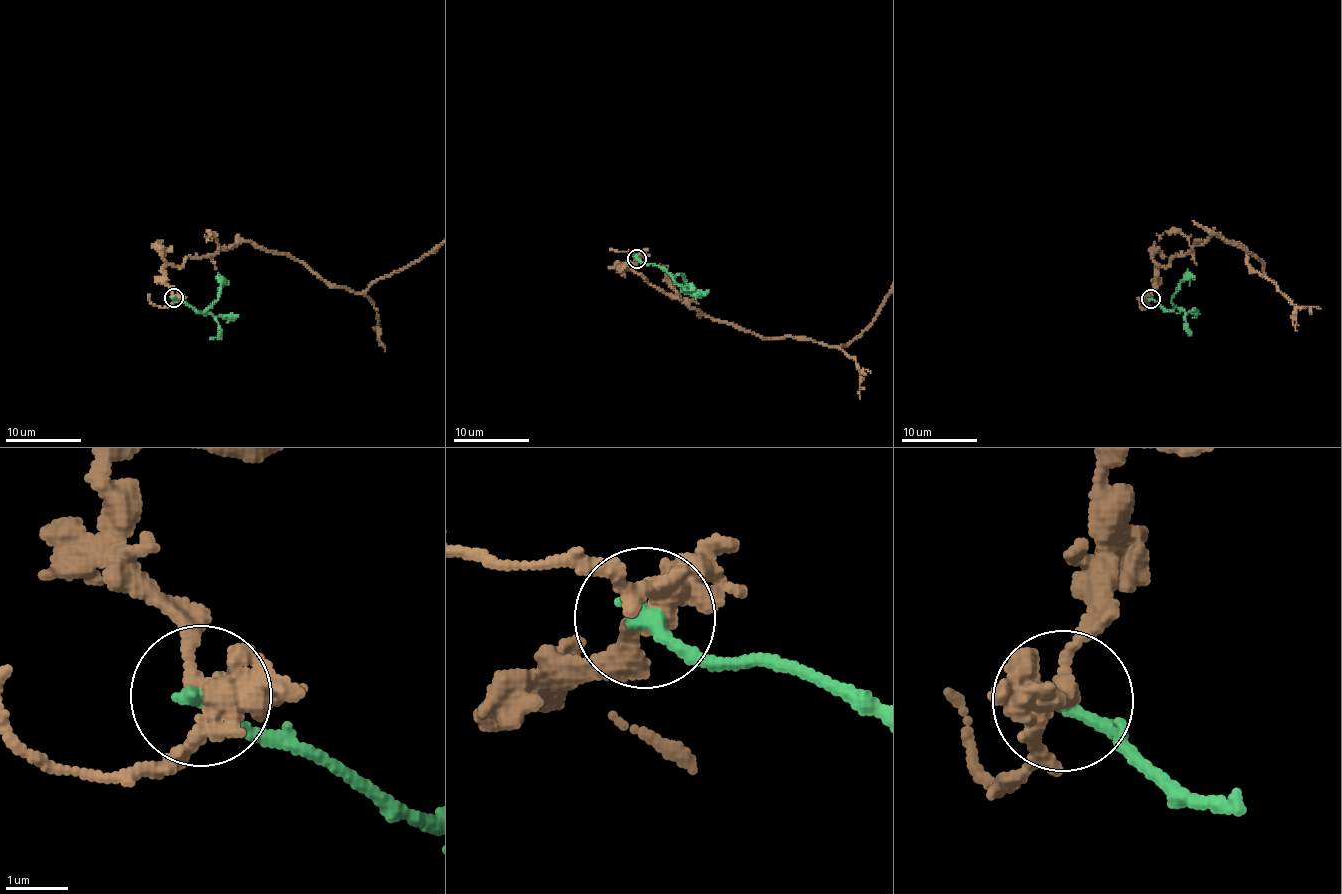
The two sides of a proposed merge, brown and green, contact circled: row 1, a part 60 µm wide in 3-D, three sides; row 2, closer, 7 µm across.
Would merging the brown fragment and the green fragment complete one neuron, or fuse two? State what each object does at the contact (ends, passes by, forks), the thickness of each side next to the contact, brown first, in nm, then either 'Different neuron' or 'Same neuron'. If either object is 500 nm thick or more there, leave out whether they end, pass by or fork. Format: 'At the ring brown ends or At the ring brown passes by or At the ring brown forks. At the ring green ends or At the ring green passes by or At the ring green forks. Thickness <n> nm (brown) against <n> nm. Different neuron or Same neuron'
At the ring brown forks. At the ring green ends. Thickness 340 nm (brown) against 280 nm. Different neuron

